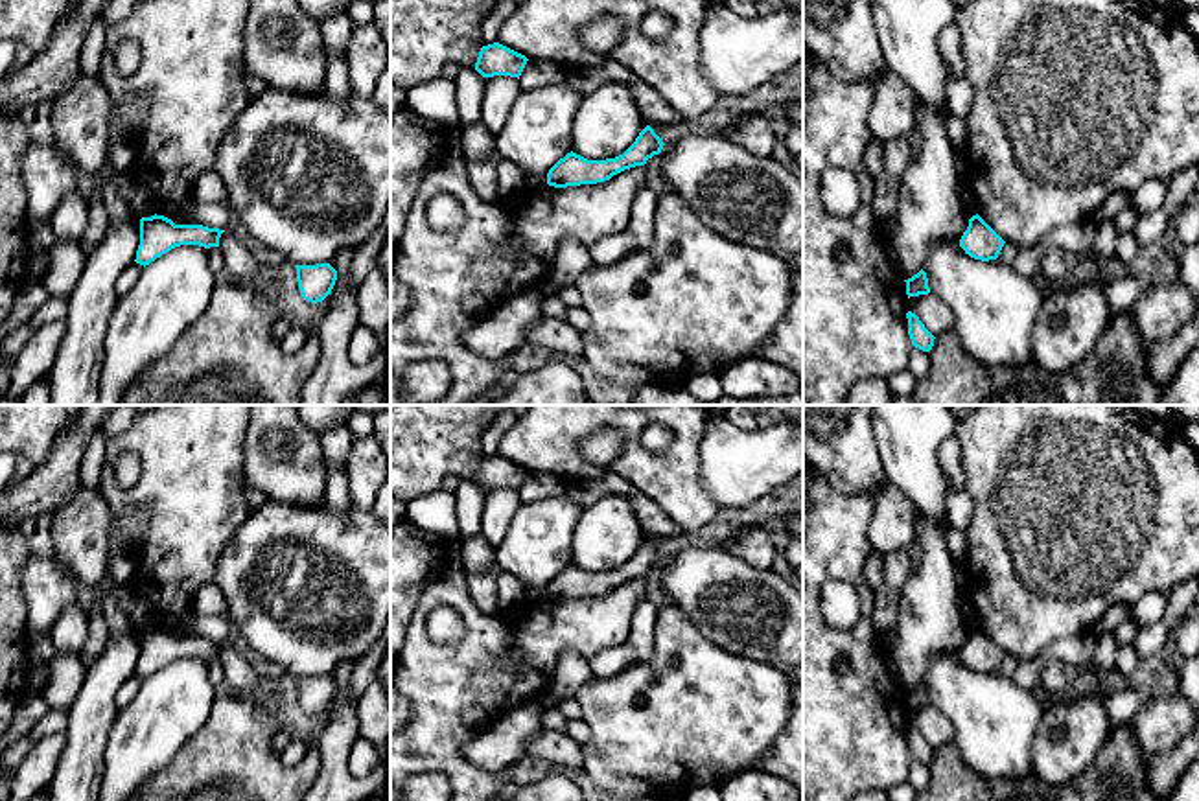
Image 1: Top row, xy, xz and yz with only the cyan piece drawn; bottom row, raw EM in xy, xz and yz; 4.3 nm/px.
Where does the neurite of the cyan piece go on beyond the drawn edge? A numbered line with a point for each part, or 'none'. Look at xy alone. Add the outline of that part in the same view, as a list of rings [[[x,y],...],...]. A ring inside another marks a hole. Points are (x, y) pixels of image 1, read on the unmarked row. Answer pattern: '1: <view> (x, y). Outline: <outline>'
none

